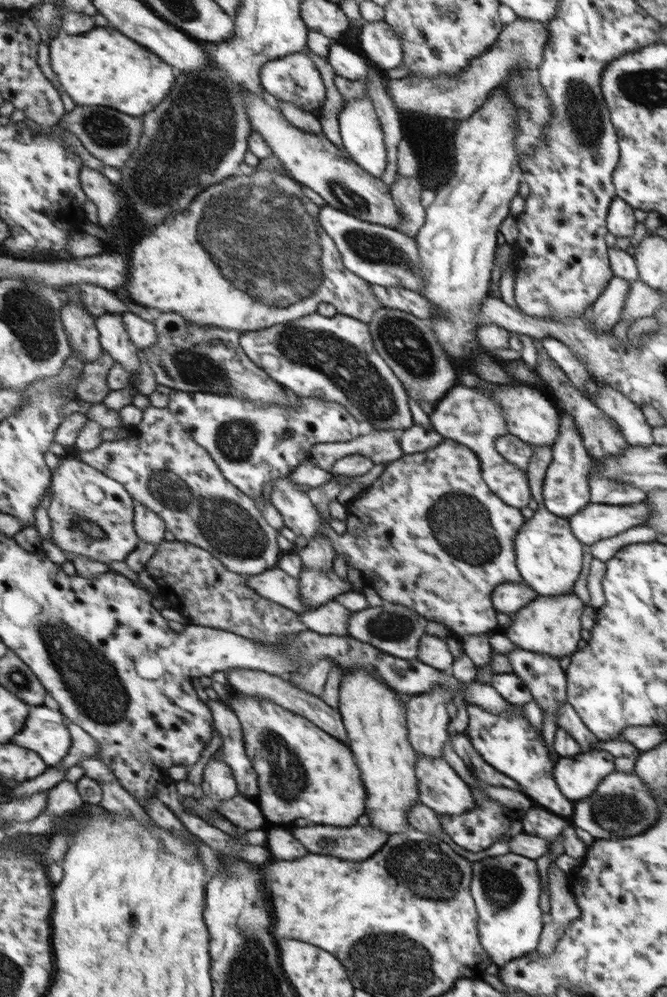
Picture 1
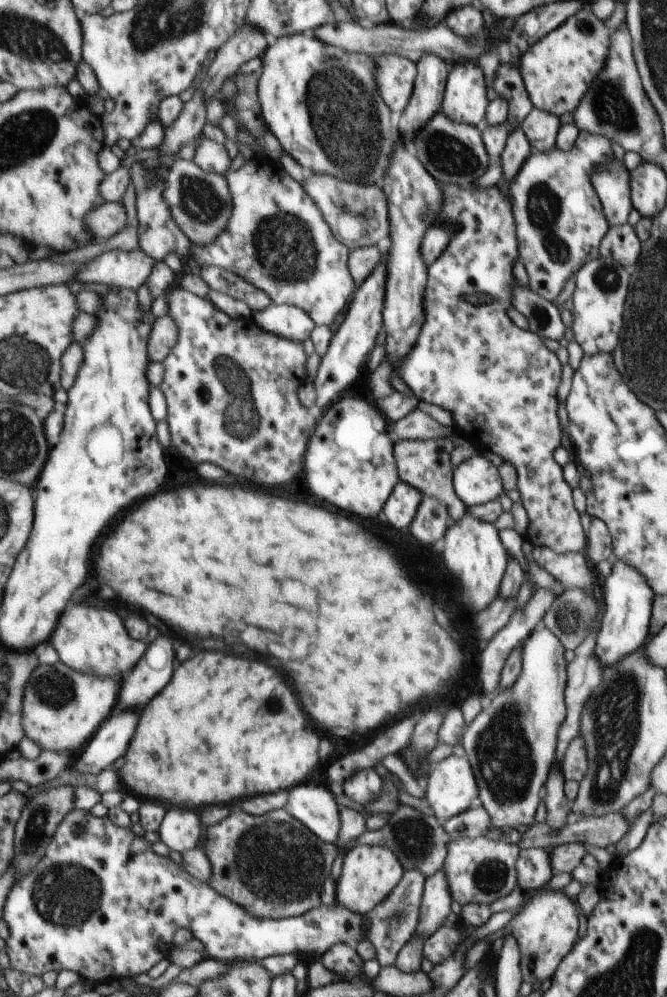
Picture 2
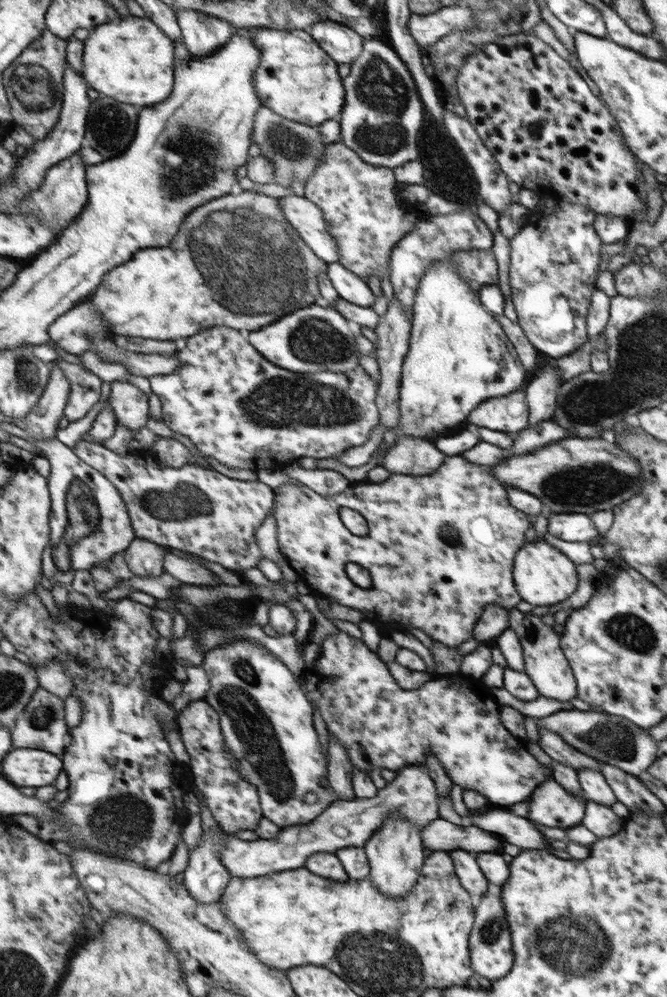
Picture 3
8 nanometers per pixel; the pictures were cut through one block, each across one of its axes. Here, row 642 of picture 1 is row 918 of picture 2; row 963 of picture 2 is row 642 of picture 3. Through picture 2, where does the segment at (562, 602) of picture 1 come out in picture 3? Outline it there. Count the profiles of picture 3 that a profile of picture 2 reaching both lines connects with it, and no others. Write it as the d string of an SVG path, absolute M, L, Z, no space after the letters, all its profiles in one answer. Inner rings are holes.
M516 607L510 611L510 629L518 636L523 648L524 672L535 681L539 694L562 702L570 701L578 696L578 682L574 669L563 651L561 636L553 627L547 626L541 617L532 613L521 612Z

